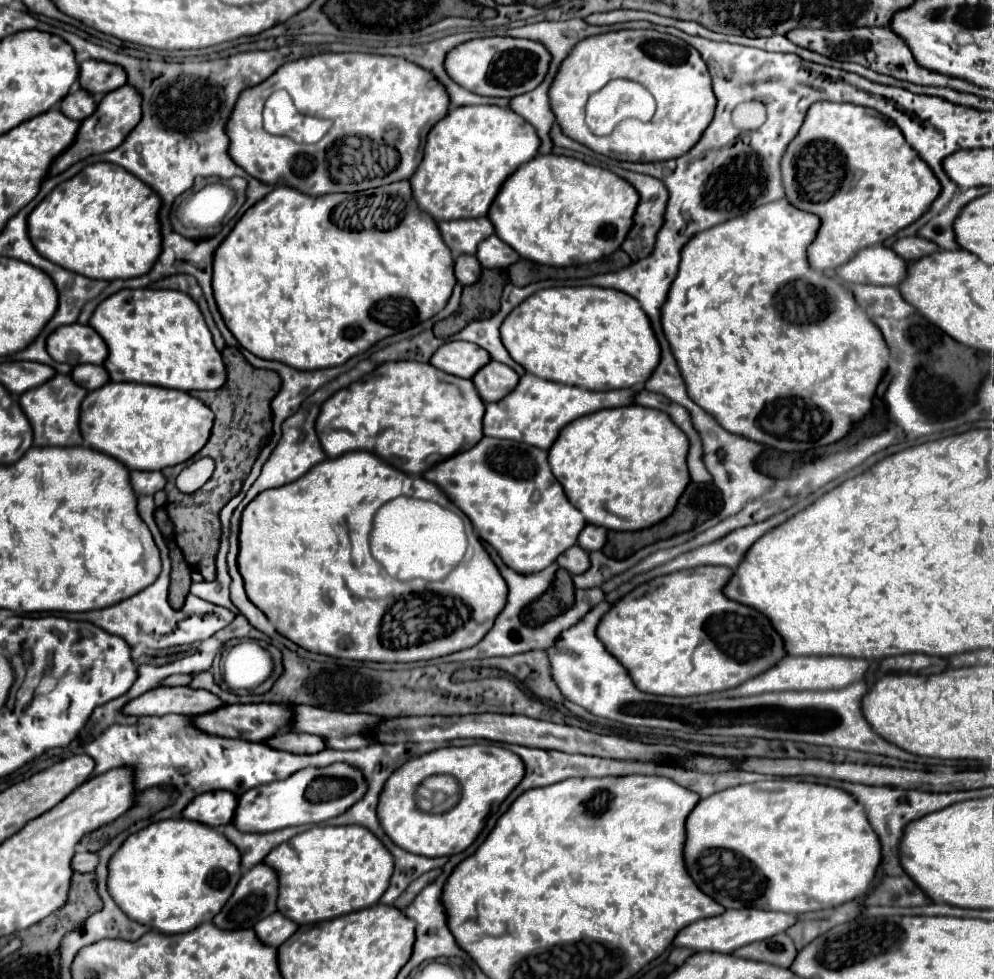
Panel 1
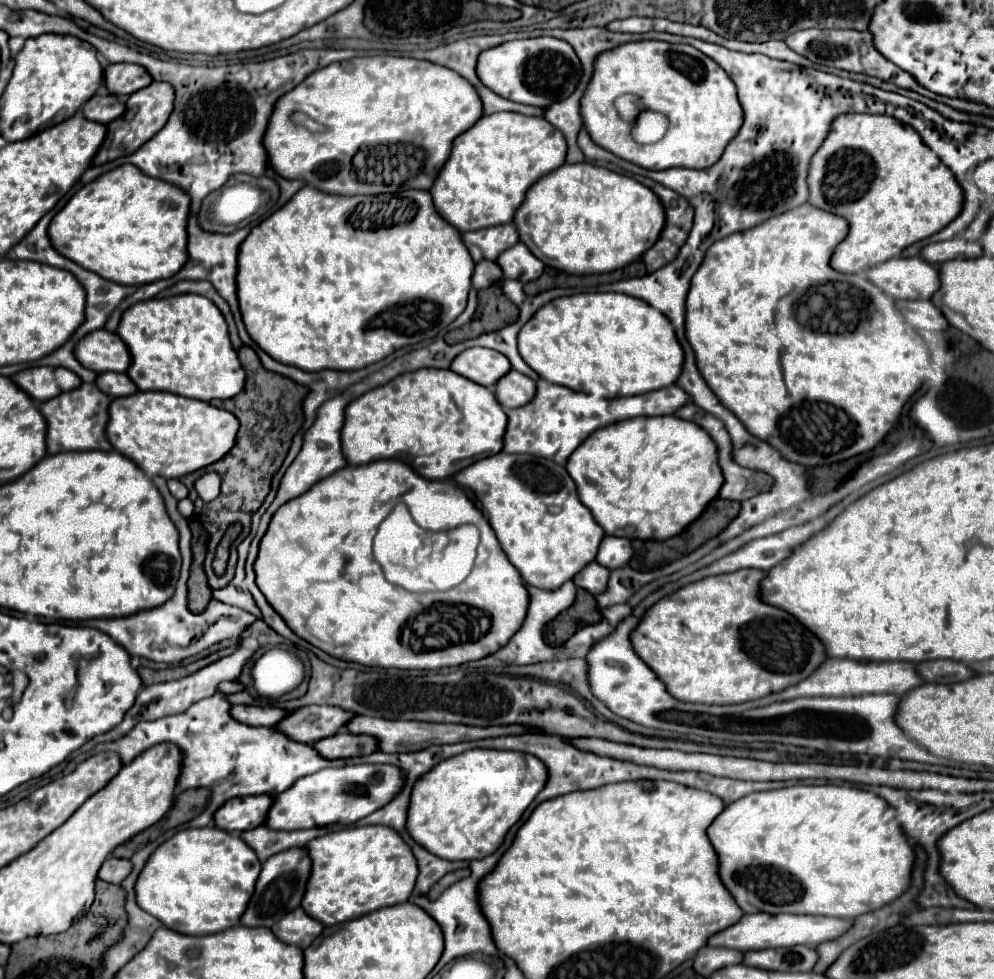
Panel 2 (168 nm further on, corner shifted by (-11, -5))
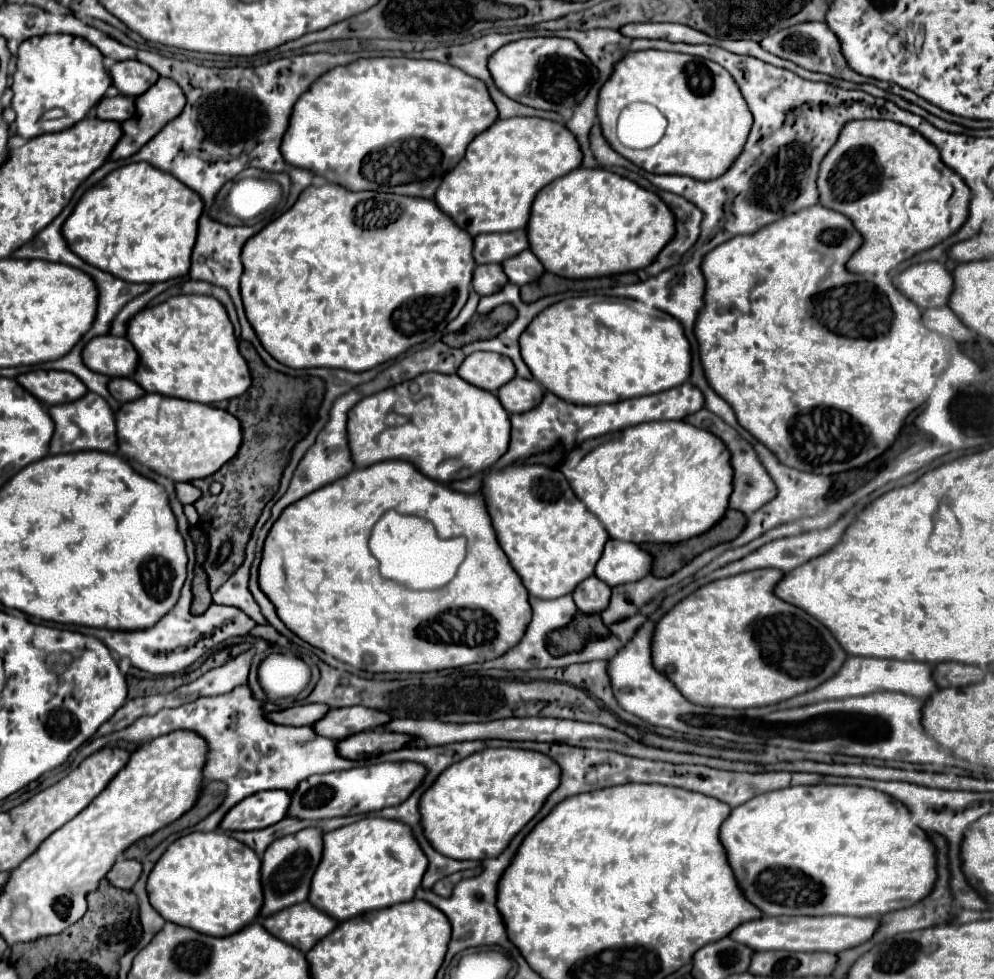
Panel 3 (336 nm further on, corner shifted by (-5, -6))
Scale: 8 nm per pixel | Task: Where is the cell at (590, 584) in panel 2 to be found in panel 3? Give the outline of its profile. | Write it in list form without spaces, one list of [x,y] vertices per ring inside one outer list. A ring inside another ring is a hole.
[[[595,574],[579,582],[577,588],[573,590],[573,600],[577,608],[585,614],[601,612],[609,604],[609,598],[611,598],[611,588]]]

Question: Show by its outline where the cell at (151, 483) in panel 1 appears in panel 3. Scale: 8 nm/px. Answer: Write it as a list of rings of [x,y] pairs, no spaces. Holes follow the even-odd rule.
[[[177,482],[175,484],[175,494],[179,498],[181,504],[193,504],[197,498],[199,498],[199,490],[193,486],[193,484],[187,484],[187,482]]]

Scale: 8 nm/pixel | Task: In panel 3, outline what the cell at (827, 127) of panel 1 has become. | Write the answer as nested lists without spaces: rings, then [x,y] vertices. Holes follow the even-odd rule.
[[[851,120],[851,122],[847,122],[841,128],[841,134],[839,134],[837,142],[833,144],[833,148],[821,160],[819,174],[817,174],[817,190],[819,190],[819,204],[825,206],[825,208],[829,208],[829,210],[835,210],[835,212],[841,212],[841,214],[849,216],[851,222],[853,222],[853,226],[857,228],[857,232],[863,236],[863,244],[859,246],[859,250],[847,262],[847,270],[853,272],[853,274],[867,274],[867,272],[869,274],[879,274],[879,272],[889,272],[899,262],[911,258],[913,254],[917,254],[921,250],[927,250],[927,248],[935,246],[937,242],[945,240],[947,236],[955,234],[961,228],[961,224],[967,220],[967,202],[969,202],[969,196],[971,196],[969,186],[961,180],[959,174],[955,174],[949,166],[945,166],[941,162],[939,150],[929,140],[925,140],[919,132],[909,130],[909,126],[903,126],[903,124],[897,124],[897,122],[891,122],[891,120]]]

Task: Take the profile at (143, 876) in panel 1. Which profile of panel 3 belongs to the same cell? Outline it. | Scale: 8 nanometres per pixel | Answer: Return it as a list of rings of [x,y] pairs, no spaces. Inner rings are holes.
[[[191,832],[169,844],[157,860],[147,878],[147,896],[149,904],[165,916],[167,922],[207,936],[229,936],[257,918],[257,910],[261,908],[261,860],[249,846],[223,832]]]

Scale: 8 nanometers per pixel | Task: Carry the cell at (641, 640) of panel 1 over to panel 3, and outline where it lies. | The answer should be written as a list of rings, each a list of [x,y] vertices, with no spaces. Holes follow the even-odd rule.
[[[773,568],[741,572],[709,582],[677,602],[675,608],[663,614],[663,618],[655,624],[651,642],[655,670],[665,674],[689,702],[727,708],[777,704],[831,678],[841,668],[841,662],[845,662],[847,654],[837,644],[833,634],[821,626],[821,622],[811,618],[801,608],[777,600],[773,588],[781,576],[783,572]]]

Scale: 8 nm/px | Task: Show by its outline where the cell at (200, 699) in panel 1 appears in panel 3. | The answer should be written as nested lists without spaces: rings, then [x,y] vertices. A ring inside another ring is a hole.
[[[303,704],[303,706],[293,706],[281,712],[269,712],[267,720],[283,726],[311,726],[311,722],[317,722],[329,712],[329,706],[321,704]]]

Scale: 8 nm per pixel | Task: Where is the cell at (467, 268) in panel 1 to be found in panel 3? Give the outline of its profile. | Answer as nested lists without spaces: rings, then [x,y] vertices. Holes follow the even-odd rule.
[[[485,264],[475,268],[471,284],[479,296],[485,296],[485,294],[493,294],[501,290],[507,284],[507,278],[499,264]]]

